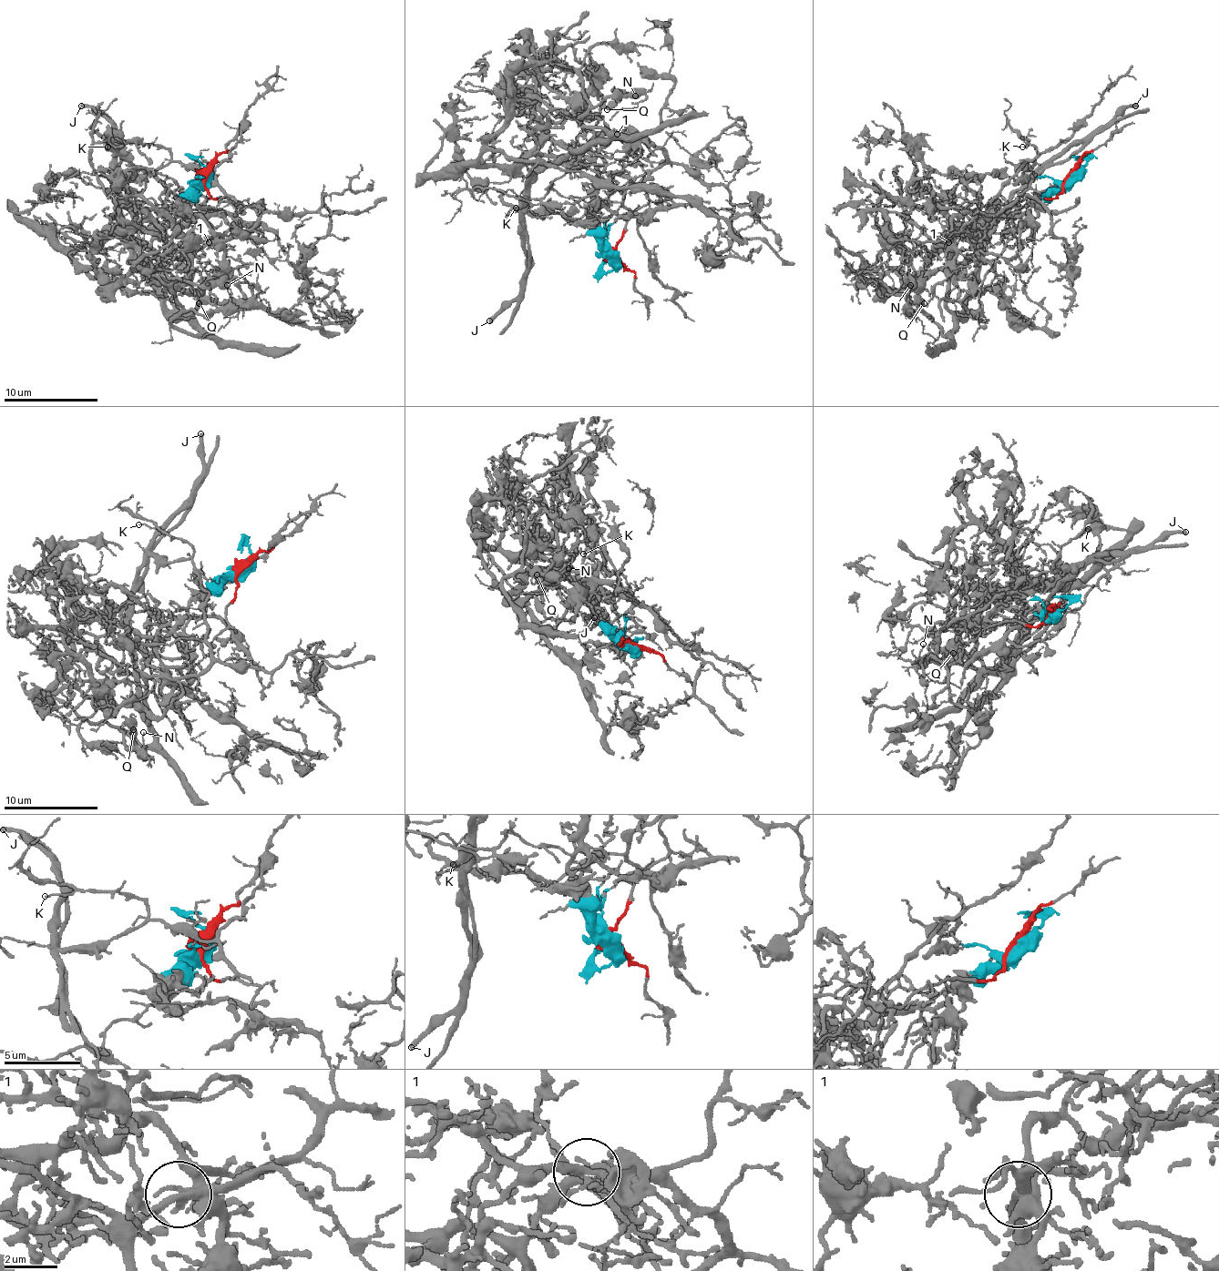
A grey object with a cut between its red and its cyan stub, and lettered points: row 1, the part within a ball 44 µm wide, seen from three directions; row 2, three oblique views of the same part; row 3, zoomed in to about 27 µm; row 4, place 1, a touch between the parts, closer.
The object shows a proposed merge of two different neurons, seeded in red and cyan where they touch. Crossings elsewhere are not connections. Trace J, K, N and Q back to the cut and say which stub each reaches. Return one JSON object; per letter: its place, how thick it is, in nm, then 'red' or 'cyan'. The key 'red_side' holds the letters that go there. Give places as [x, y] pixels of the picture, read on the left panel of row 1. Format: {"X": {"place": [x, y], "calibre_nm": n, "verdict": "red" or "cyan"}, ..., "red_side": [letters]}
{"J": {"place": [81, 106], "calibre_nm": 320, "verdict": "red"}, "K": {"place": [107, 147], "calibre_nm": 90, "verdict": "red"}, "N": {"place": [227, 285], "calibre_nm": 100, "verdict": "red"}, "Q": {"place": [199, 303], "calibre_nm": 480, "verdict": "red"}, "red_side": ["J", "K", "N", "Q"]}

